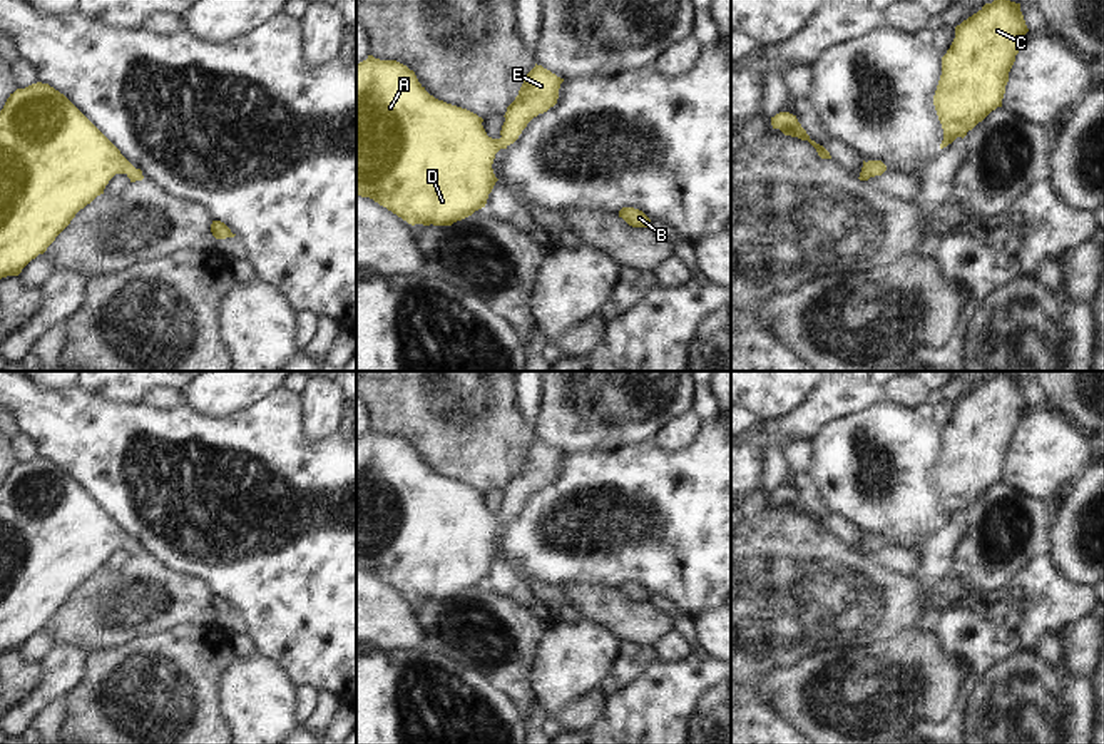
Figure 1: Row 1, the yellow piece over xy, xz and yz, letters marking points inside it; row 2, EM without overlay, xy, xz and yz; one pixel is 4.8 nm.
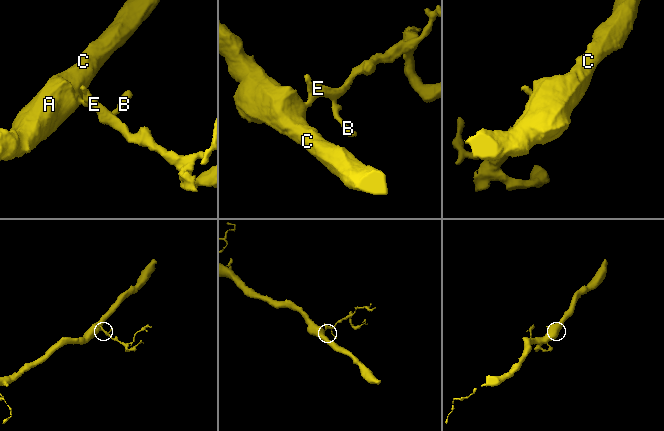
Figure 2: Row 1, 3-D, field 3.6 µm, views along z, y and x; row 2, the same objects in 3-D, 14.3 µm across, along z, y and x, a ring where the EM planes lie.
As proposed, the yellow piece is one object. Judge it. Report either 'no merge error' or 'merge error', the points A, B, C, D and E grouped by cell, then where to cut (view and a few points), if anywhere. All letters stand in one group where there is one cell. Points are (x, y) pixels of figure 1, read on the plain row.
no merge error; A B C D E; no cut

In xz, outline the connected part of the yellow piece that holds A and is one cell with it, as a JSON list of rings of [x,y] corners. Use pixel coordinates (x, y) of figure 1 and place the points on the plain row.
[[[368,430],[356,440],[356,570],[373,573],[411,600],[452,600],[472,590],[485,582],[498,555],[492,543],[495,528],[514,518],[534,492],[557,478],[562,456],[564,453],[535,438],[507,482],[502,512],[492,513],[482,500],[482,492],[430,470],[406,440]]]

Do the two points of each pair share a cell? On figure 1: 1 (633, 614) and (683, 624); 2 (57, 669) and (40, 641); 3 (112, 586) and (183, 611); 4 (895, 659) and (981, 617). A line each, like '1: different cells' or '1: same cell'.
1: different cells
2: different cells
3: same cell
4: different cells

